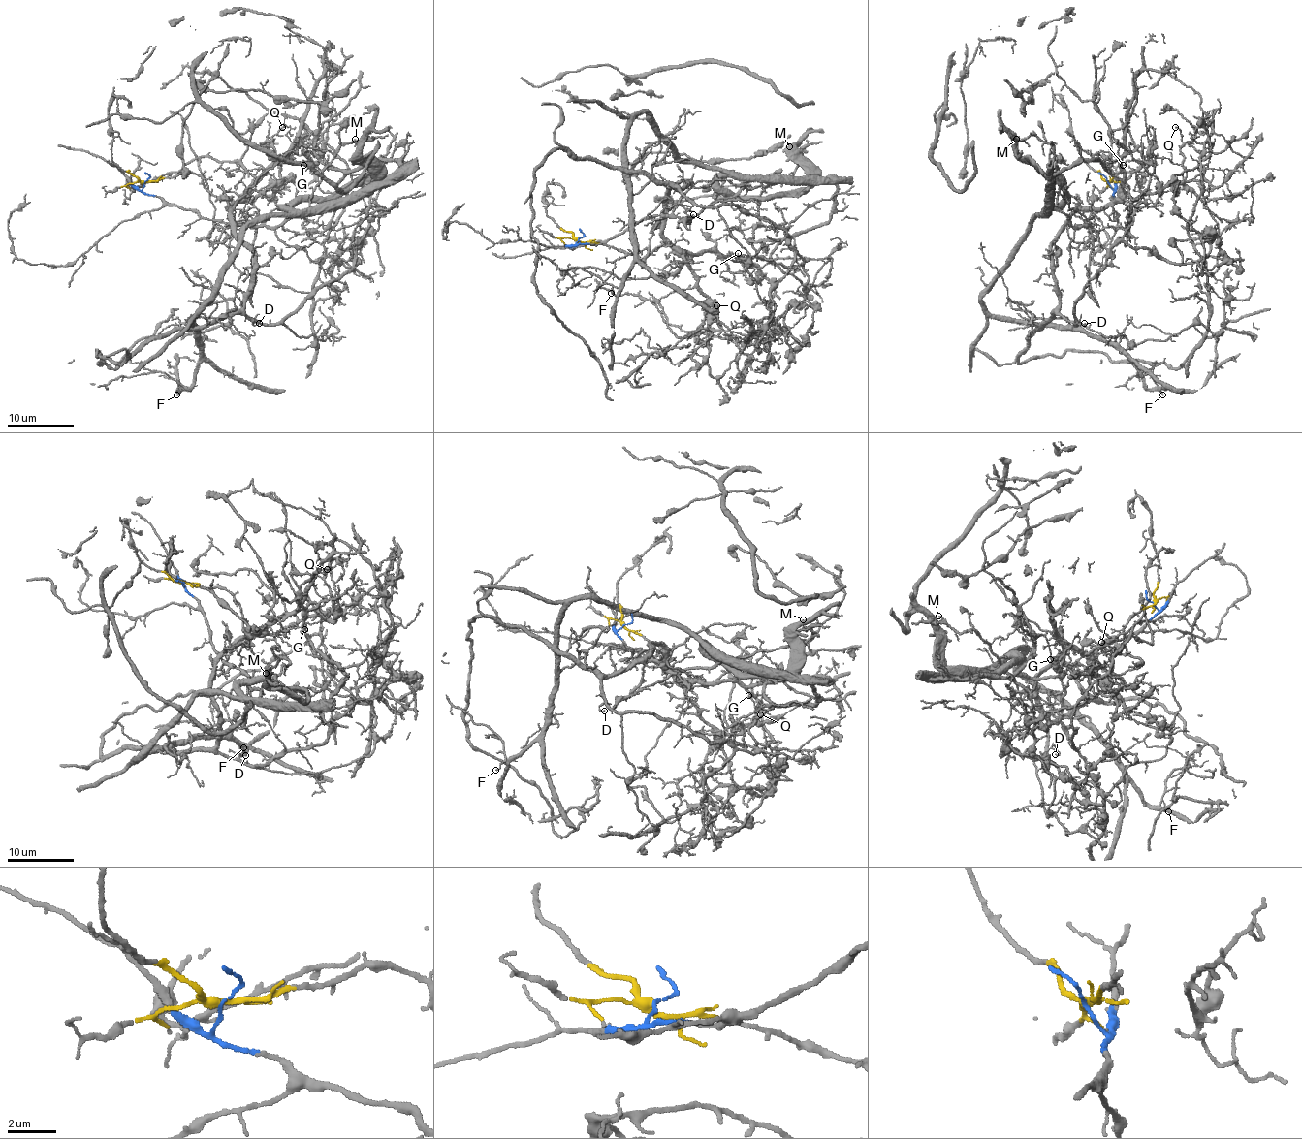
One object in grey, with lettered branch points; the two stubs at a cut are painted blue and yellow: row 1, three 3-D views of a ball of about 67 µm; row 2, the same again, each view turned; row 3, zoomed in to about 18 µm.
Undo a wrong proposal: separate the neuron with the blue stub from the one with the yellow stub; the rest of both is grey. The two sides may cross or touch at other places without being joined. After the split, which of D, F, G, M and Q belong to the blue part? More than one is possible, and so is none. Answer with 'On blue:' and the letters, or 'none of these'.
On blue: F, M

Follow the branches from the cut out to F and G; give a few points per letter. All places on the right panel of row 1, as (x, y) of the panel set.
F: (1108, 181), (1114, 200), (1087, 225), (1051, 209), (1039, 214), (981, 303), (991, 313), (1102, 335), (1163, 395)
G: (1108, 181), (1120, 172), (1128, 190), (1115, 200), (1122, 158), (1143, 146), (1141, 162), (1124, 165)

